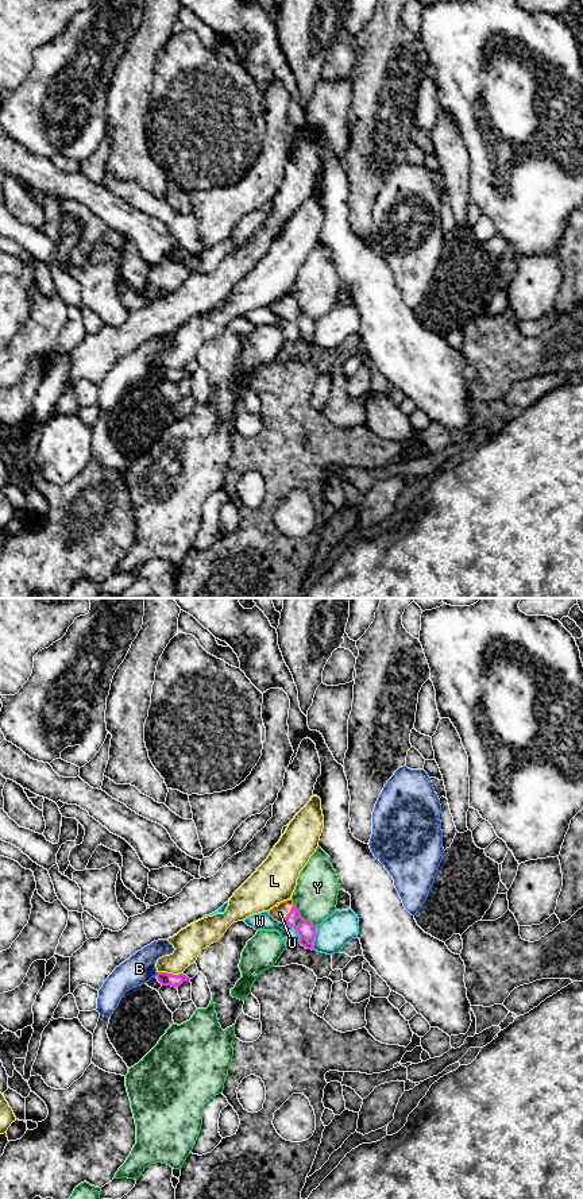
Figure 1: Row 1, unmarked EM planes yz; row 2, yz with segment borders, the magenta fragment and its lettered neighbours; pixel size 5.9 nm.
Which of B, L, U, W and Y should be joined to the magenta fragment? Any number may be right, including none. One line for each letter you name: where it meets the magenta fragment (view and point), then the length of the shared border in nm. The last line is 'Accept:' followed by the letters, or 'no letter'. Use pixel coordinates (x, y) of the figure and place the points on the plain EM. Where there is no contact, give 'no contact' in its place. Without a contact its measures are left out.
U: meets magenta in yz at (289, 308); contact 130 nm long
Accept: U

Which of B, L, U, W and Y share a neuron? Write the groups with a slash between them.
B / L / U / W / Y

